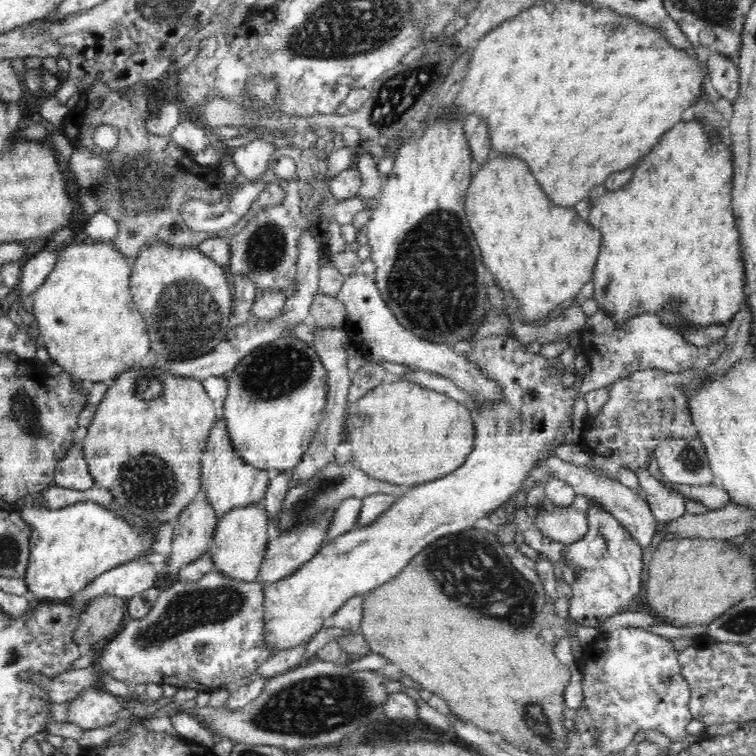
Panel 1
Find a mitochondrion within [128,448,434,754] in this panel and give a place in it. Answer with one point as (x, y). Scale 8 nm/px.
(315, 706)

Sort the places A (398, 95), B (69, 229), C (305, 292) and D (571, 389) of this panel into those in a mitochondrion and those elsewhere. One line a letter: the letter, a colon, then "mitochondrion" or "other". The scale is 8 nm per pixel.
A: mitochondrion
B: other
C: other
D: other

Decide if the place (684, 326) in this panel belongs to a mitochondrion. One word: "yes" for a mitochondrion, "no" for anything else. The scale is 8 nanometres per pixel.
no

